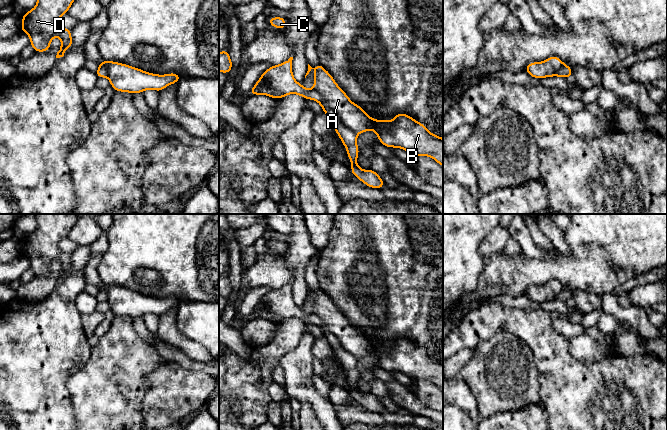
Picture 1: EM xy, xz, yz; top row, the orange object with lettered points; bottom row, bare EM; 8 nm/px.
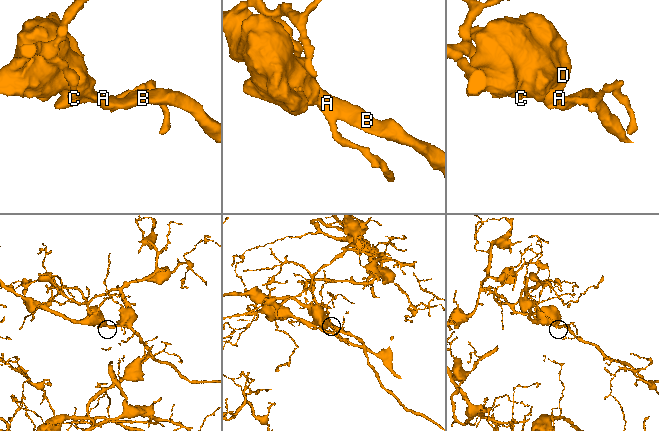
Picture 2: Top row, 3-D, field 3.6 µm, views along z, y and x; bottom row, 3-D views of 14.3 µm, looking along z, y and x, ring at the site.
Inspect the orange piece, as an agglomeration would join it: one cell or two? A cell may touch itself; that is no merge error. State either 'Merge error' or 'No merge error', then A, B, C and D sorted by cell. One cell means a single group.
Merge error. Groups: A B D / C

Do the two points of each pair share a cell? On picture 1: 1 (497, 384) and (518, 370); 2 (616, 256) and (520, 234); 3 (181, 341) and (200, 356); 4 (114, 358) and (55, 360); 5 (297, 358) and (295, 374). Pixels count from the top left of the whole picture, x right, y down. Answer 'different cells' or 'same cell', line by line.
1: same cell
2: different cells
3: same cell
4: different cells
5: same cell

